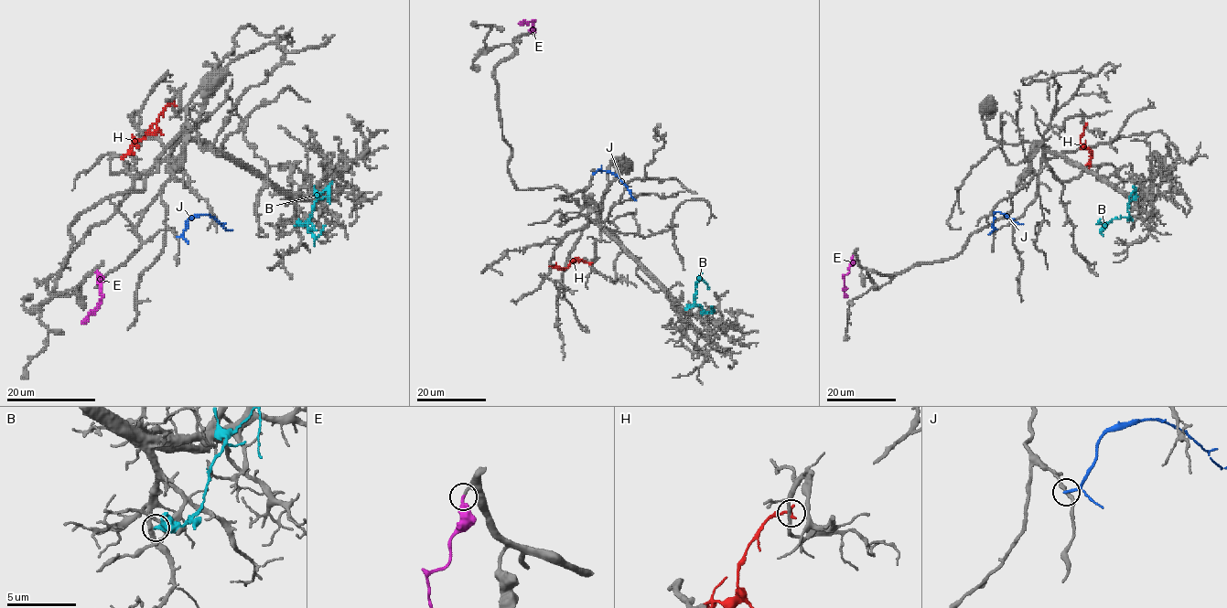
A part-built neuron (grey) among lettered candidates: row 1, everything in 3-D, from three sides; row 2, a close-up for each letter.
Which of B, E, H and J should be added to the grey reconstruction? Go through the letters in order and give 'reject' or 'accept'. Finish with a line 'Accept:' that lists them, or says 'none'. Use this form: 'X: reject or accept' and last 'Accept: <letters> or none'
B: reject
E: accept
H: reject
J: reject
Accept: E

